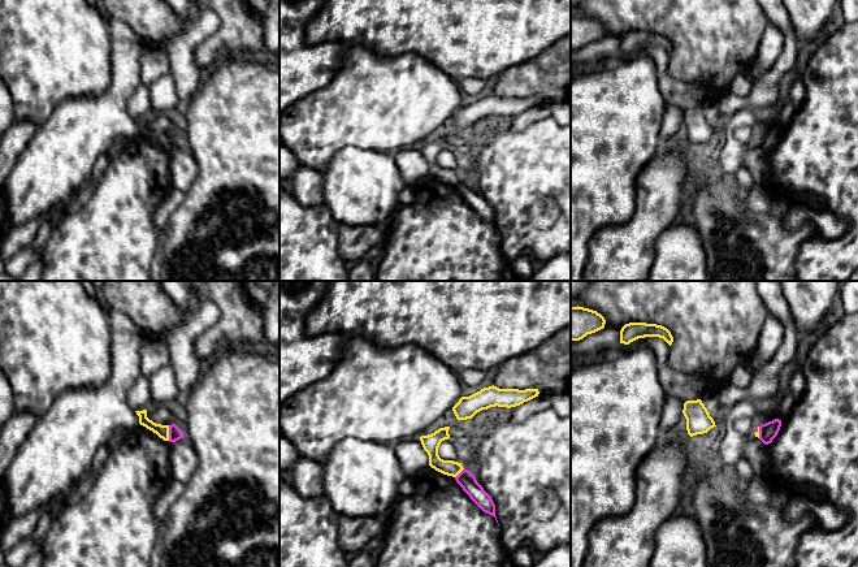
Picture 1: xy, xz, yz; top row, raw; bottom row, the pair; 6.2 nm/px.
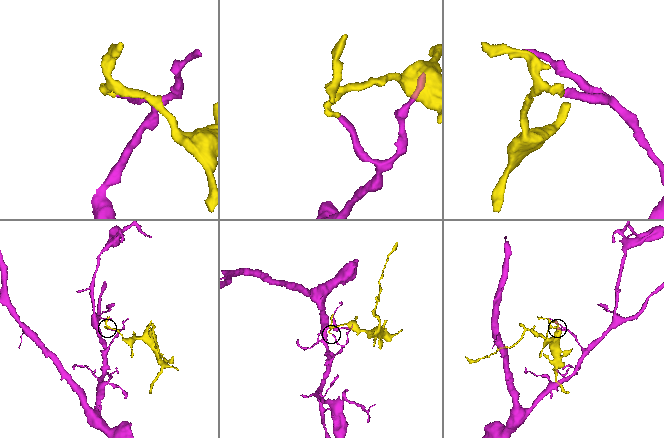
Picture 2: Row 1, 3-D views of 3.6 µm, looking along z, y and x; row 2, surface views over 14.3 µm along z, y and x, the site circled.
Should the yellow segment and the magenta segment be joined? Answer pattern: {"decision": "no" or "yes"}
{"decision": "no"}

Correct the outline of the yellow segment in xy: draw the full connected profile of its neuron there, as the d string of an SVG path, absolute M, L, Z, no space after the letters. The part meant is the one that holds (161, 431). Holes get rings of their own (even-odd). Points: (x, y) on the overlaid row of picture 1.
M147 410L135 411L139 416L139 424L156 433L164 441L169 441L169 425L156 424L147 417Z

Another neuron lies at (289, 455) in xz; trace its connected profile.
M280 432L280 473L291 471L299 458L300 456L292 442Z

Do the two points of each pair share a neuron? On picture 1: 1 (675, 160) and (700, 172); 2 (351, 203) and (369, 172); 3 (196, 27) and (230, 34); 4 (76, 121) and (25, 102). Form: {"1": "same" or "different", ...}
{"1": "different", "2": "same", "3": "different", "4": "different"}

